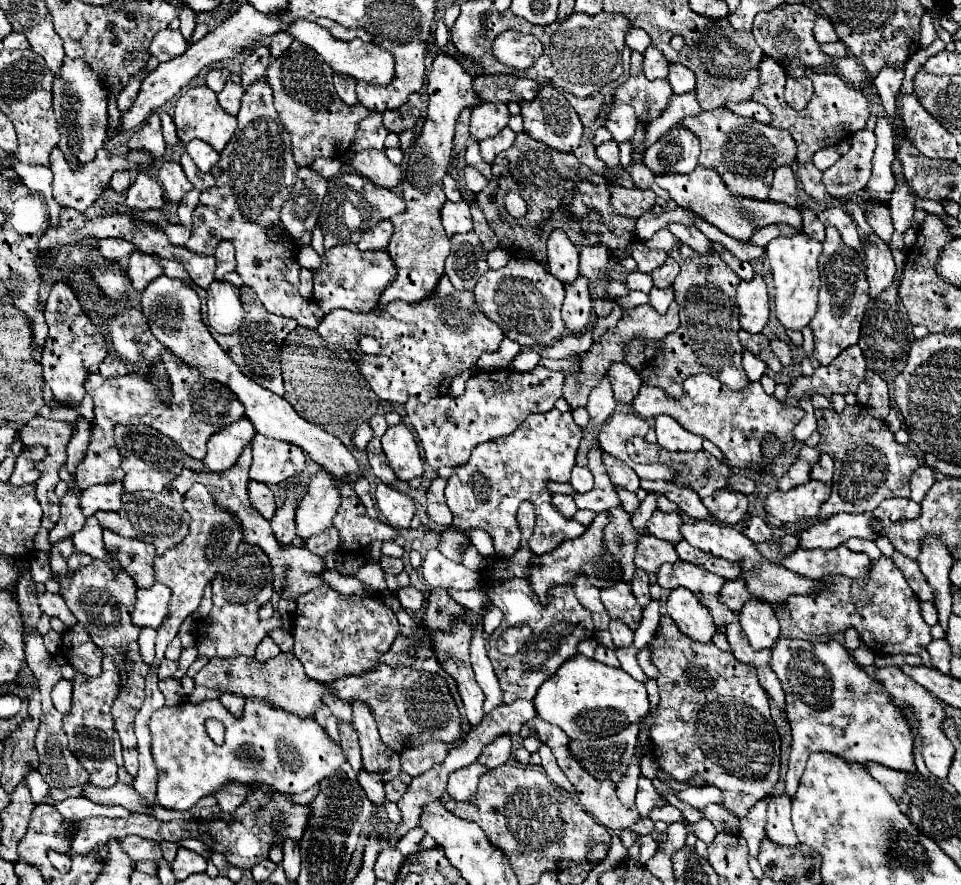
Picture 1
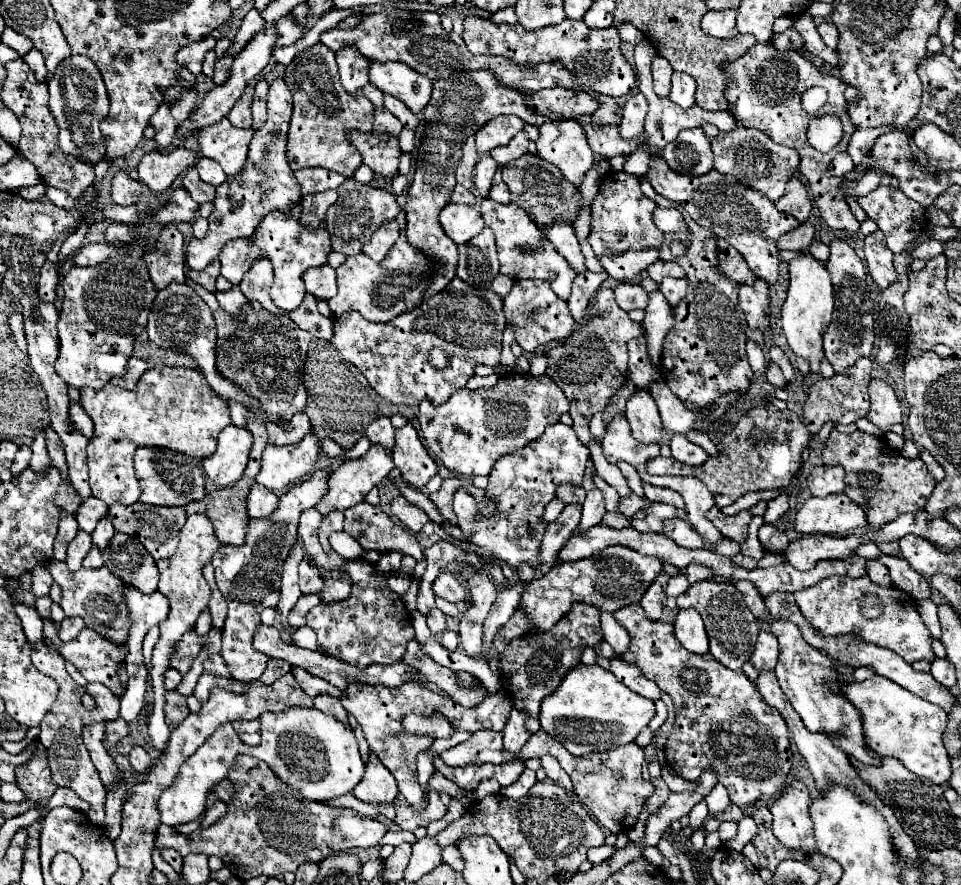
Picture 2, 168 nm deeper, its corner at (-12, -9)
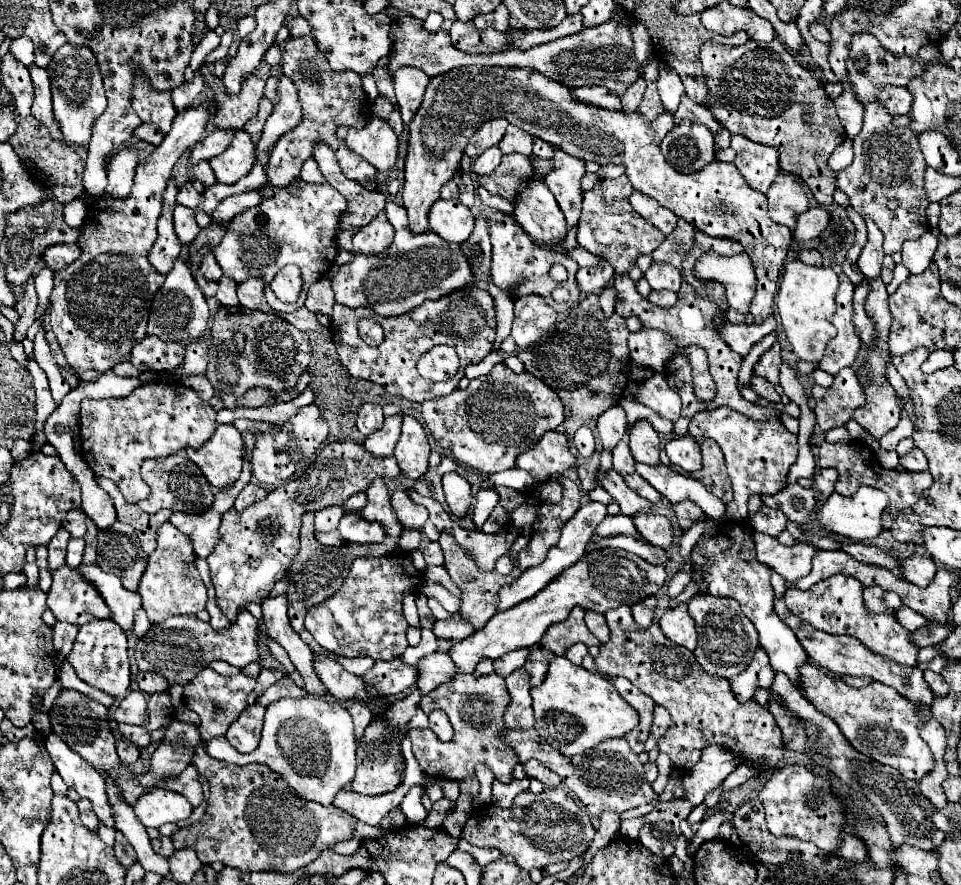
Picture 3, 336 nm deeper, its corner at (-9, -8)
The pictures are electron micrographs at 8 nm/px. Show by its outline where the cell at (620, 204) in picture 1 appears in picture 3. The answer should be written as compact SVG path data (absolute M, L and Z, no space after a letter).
M627 176L615 180L599 180L589 192L583 194L583 210L579 220L577 242L585 250L603 256L617 274L629 274L641 254L651 254L663 240L665 234L641 218L629 204L633 184Z

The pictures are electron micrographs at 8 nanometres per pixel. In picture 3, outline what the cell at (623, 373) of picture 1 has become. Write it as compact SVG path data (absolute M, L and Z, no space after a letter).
M639 420L629 428L629 448L635 460L645 464L659 464L661 440L659 432L651 426L649 420Z

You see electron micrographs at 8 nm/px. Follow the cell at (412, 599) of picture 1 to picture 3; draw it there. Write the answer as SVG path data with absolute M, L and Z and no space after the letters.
M449 618L449 620L435 620L433 632L437 638L451 638L451 640L463 640L471 636L475 630L465 618Z

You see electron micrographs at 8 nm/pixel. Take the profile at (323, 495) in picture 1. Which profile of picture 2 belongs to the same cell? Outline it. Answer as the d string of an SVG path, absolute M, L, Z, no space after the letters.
M370 445L370 449L368 449L366 455L362 455L360 459L348 459L348 461L344 461L344 463L330 475L330 479L328 479L330 489L328 489L328 493L322 497L322 501L320 501L320 505L318 505L316 509L318 509L322 515L326 515L326 513L330 513L330 511L334 511L334 509L346 511L348 507L364 501L366 493L368 493L374 485L378 485L392 469L394 469L392 455L390 455L390 453L384 453L384 449L380 449L380 445Z

